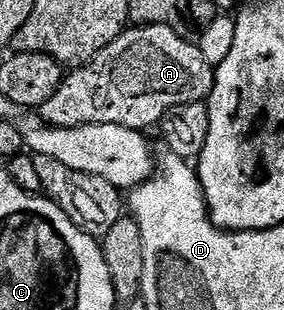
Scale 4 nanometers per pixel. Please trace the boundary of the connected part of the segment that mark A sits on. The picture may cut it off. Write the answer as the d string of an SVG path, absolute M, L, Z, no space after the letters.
M165 25L132 26L124 30L97 57L84 67L76 67L38 108L37 115L48 127L80 127L86 123L121 125L134 131L146 132L147 127L162 124L165 113L182 103L202 103L211 98L215 84L215 68L205 61L198 42L188 41Z

